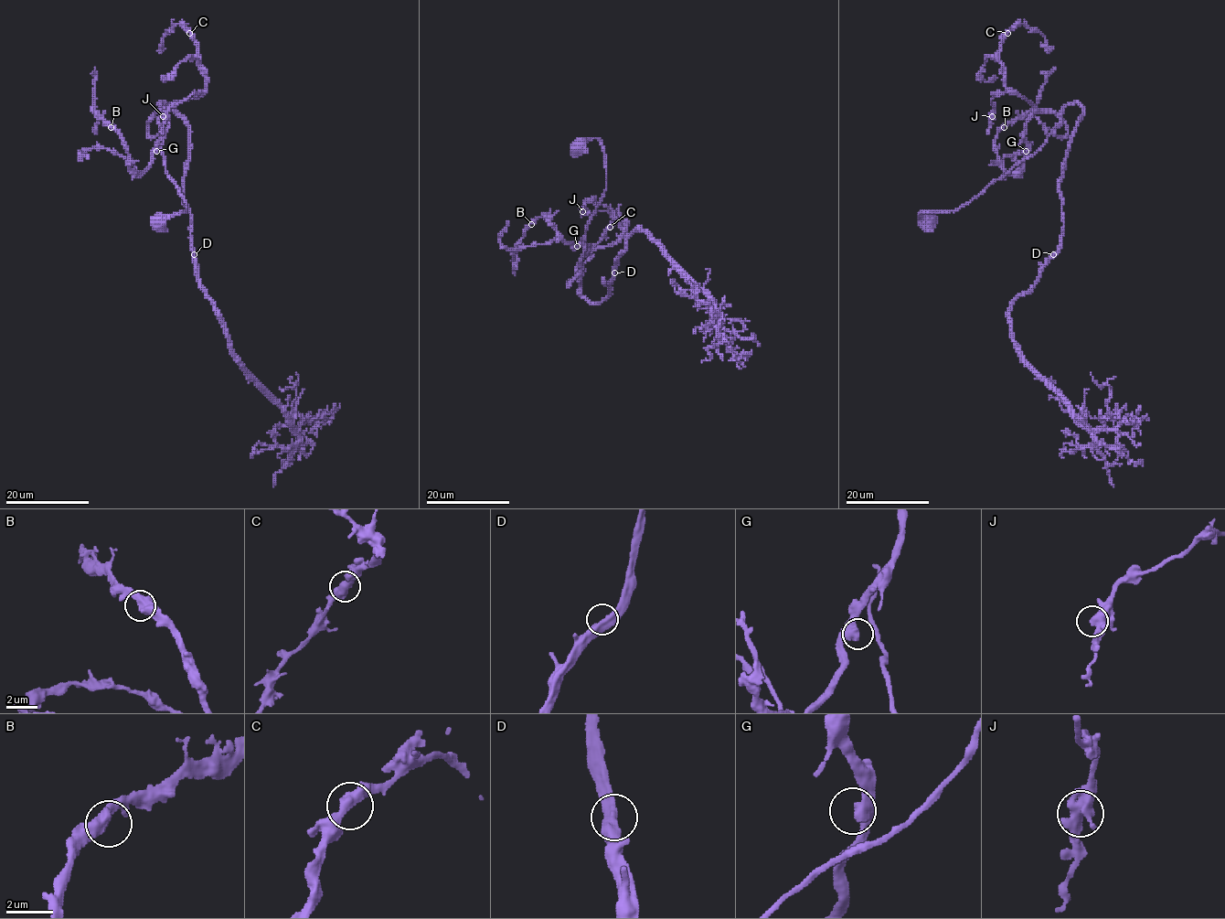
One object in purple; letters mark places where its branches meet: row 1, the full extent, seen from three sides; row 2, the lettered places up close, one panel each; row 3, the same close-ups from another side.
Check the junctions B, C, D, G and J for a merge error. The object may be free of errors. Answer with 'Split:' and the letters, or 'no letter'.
Split: no letter

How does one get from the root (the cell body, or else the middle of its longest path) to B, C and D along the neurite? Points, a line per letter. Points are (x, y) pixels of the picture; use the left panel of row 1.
B: (157, 221), (186, 211), (165, 171), (162, 134), (148, 133), (157, 112), (167, 115), (141, 174), (111, 127)
C: (157, 221), (186, 211), (186, 202), (167, 174), (162, 134), (149, 135), (148, 121), (207, 89), (189, 33)
D: (157, 221), (186, 211), (160, 144), (160, 104), (164, 103), (188, 129), (184, 202), (191, 216), (194, 253)

